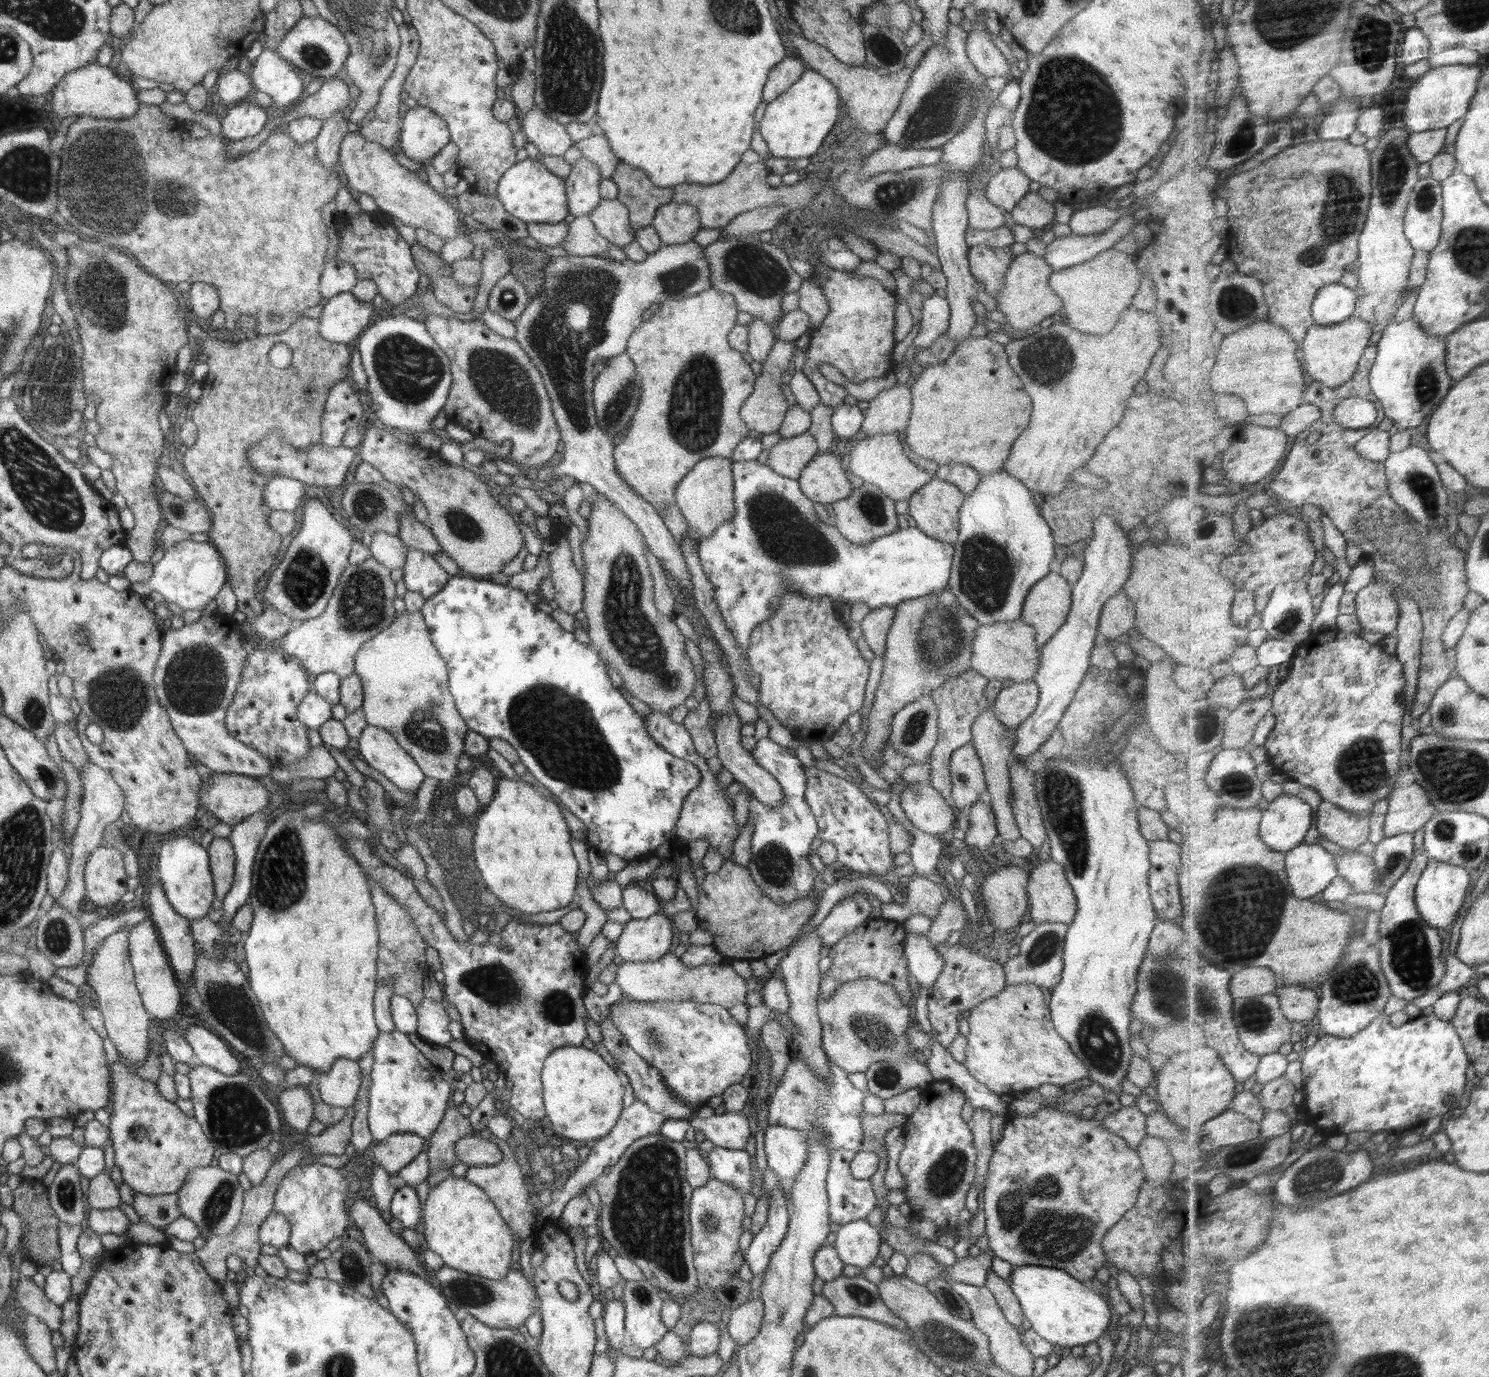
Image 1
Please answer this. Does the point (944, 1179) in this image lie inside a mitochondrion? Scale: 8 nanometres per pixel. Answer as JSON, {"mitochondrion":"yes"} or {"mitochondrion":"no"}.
{"mitochondrion":"yes"}

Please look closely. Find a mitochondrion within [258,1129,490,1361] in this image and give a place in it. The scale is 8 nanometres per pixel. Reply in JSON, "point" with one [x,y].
{"point":[351,1266]}

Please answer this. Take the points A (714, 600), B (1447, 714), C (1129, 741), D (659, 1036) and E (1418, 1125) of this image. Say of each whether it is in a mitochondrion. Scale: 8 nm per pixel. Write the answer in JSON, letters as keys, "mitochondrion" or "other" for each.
{"A":"other","B":"mitochondrion","C":"other","D":"mitochondrion","E":"other"}

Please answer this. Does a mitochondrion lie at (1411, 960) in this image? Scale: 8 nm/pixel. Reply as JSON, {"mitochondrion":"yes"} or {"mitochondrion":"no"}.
{"mitochondrion":"yes"}

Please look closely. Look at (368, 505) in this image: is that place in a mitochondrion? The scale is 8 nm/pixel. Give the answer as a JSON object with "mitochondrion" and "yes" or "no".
{"mitochondrion":"yes"}

